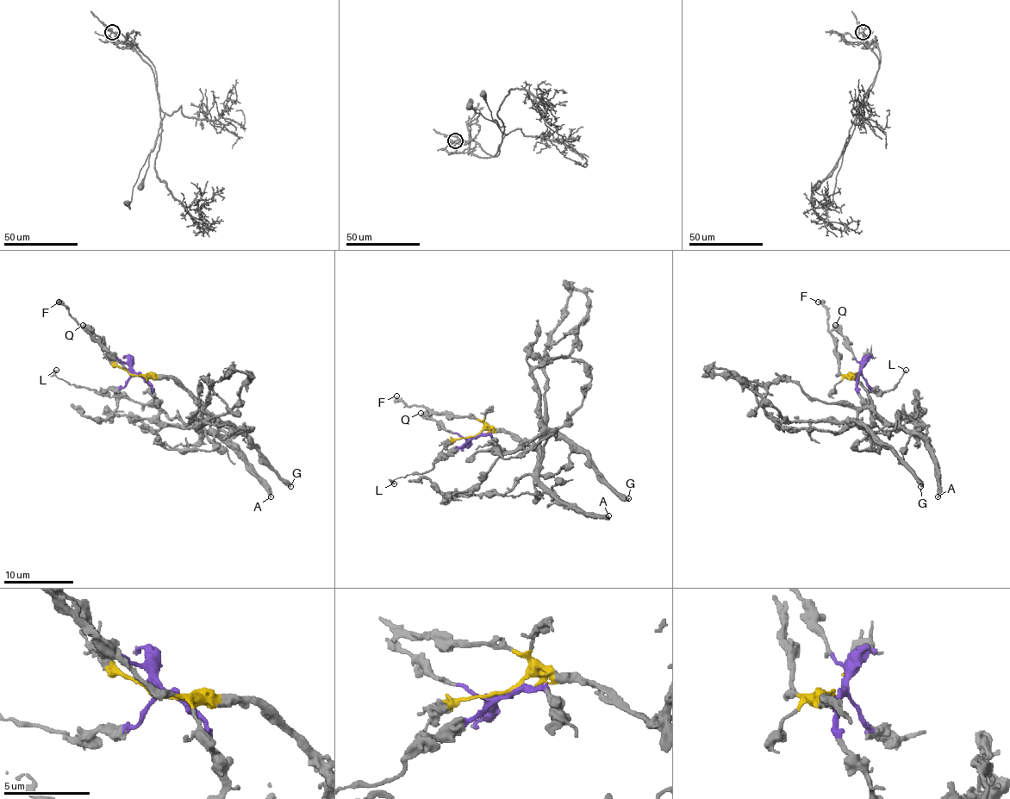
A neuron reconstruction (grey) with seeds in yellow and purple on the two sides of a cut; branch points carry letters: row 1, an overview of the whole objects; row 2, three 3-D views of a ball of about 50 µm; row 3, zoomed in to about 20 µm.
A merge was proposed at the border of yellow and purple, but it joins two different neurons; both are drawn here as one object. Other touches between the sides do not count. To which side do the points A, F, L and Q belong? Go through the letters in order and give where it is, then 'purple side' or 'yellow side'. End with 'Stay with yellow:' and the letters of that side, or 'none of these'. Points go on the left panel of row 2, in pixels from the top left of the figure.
A: place (271, 496); yellow side
F: place (59, 302); yellow side
L: place (56, 370); purple side
Q: place (83, 325); purple side
Stay with yellow: A, F

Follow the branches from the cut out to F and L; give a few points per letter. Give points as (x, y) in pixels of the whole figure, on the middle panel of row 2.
F: (472, 437), (483, 428), (481, 421), (464, 416), (434, 415), (421, 406), (406, 406), (395, 396)
L: (474, 437), (448, 451), (433, 466), (420, 473), (406, 473), (392, 483), (394, 484)

